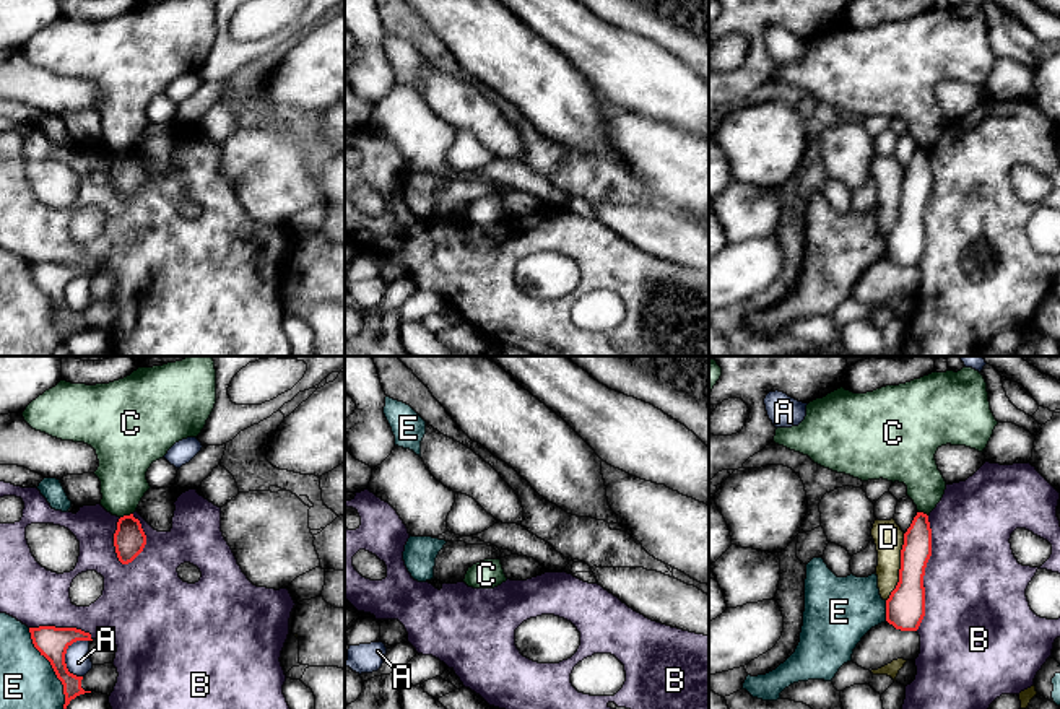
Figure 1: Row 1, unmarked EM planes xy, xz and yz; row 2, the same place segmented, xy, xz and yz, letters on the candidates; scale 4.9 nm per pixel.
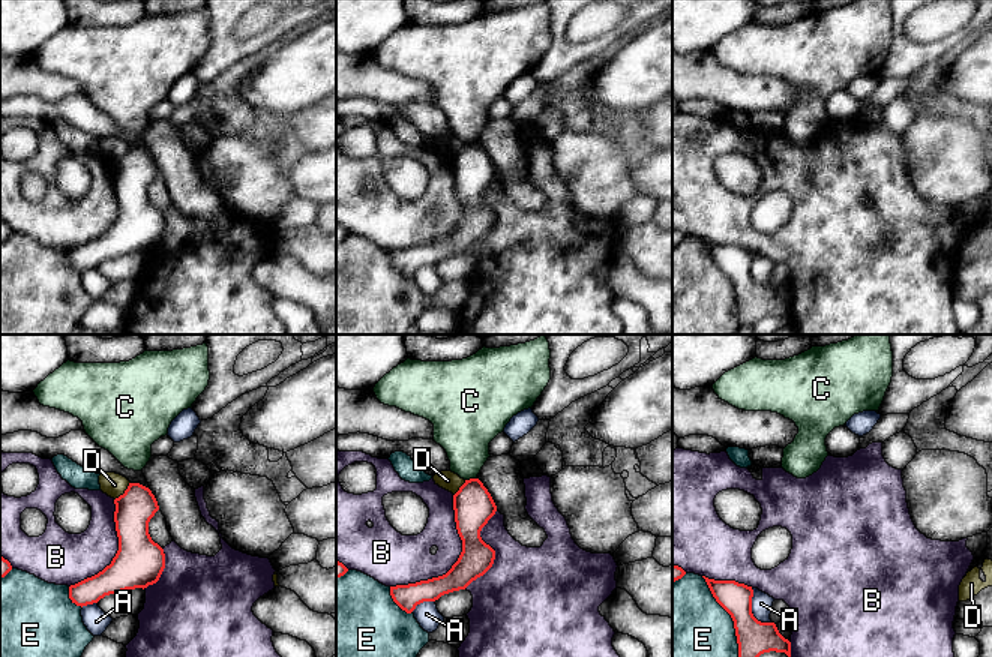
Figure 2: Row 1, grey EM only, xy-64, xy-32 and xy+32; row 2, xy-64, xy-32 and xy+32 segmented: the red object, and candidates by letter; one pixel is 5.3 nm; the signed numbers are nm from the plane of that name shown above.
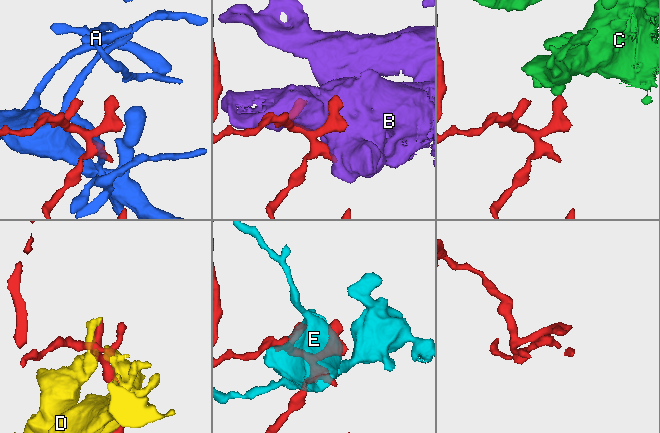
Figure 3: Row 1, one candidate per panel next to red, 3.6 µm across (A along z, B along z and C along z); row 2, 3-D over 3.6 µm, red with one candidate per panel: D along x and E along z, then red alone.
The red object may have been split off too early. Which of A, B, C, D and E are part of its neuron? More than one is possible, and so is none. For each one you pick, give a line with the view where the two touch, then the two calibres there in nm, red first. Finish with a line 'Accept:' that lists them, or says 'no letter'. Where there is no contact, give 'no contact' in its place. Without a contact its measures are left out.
Accept: no letter

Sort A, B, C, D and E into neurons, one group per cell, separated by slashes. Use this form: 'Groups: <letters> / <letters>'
Groups: A / B / C / D / E

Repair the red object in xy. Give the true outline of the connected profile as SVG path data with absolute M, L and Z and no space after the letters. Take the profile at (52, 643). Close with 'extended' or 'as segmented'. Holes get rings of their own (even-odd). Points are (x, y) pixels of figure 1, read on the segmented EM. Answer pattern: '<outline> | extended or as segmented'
M39 626L29 628L34 647L44 655L57 678L63 685L65 704L63 709L80 694L91 693L81 688L83 676L68 672L65 663L67 649L76 641L93 641L89 633L76 628Z | as segmented

